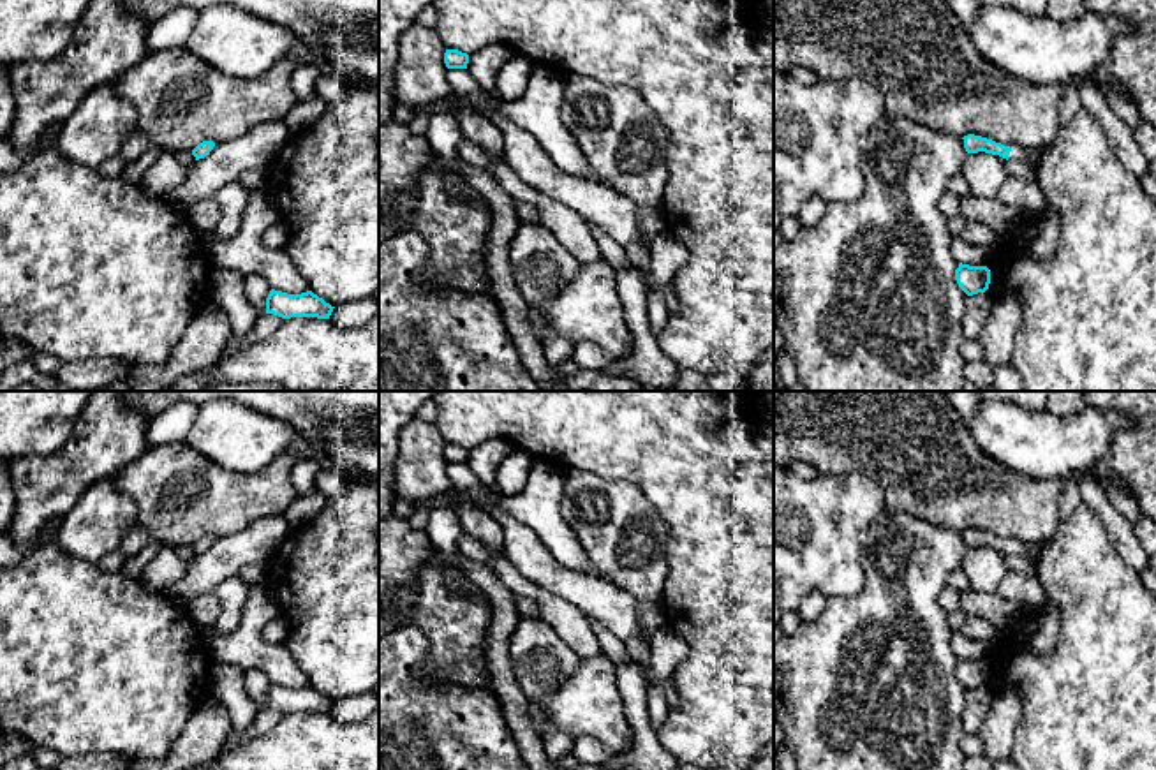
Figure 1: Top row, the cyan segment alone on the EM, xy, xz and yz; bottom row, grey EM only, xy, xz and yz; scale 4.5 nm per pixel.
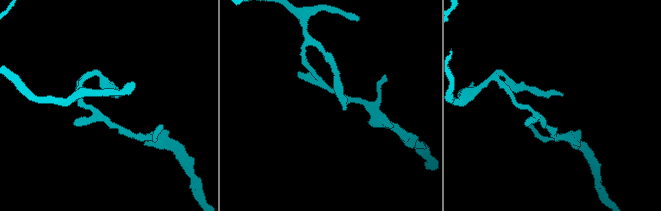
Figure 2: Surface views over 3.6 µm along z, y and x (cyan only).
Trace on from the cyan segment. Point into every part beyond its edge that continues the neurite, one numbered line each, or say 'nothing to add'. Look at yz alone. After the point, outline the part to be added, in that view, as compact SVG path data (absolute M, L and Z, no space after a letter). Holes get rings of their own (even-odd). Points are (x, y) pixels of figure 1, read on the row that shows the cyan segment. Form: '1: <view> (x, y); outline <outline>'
1: yz (1017, 154); outline M1013 148L1008 155L1010 160L1026 160L1026 162L1040 162L1040 153L1041 150L1036 150L1036 148Z

